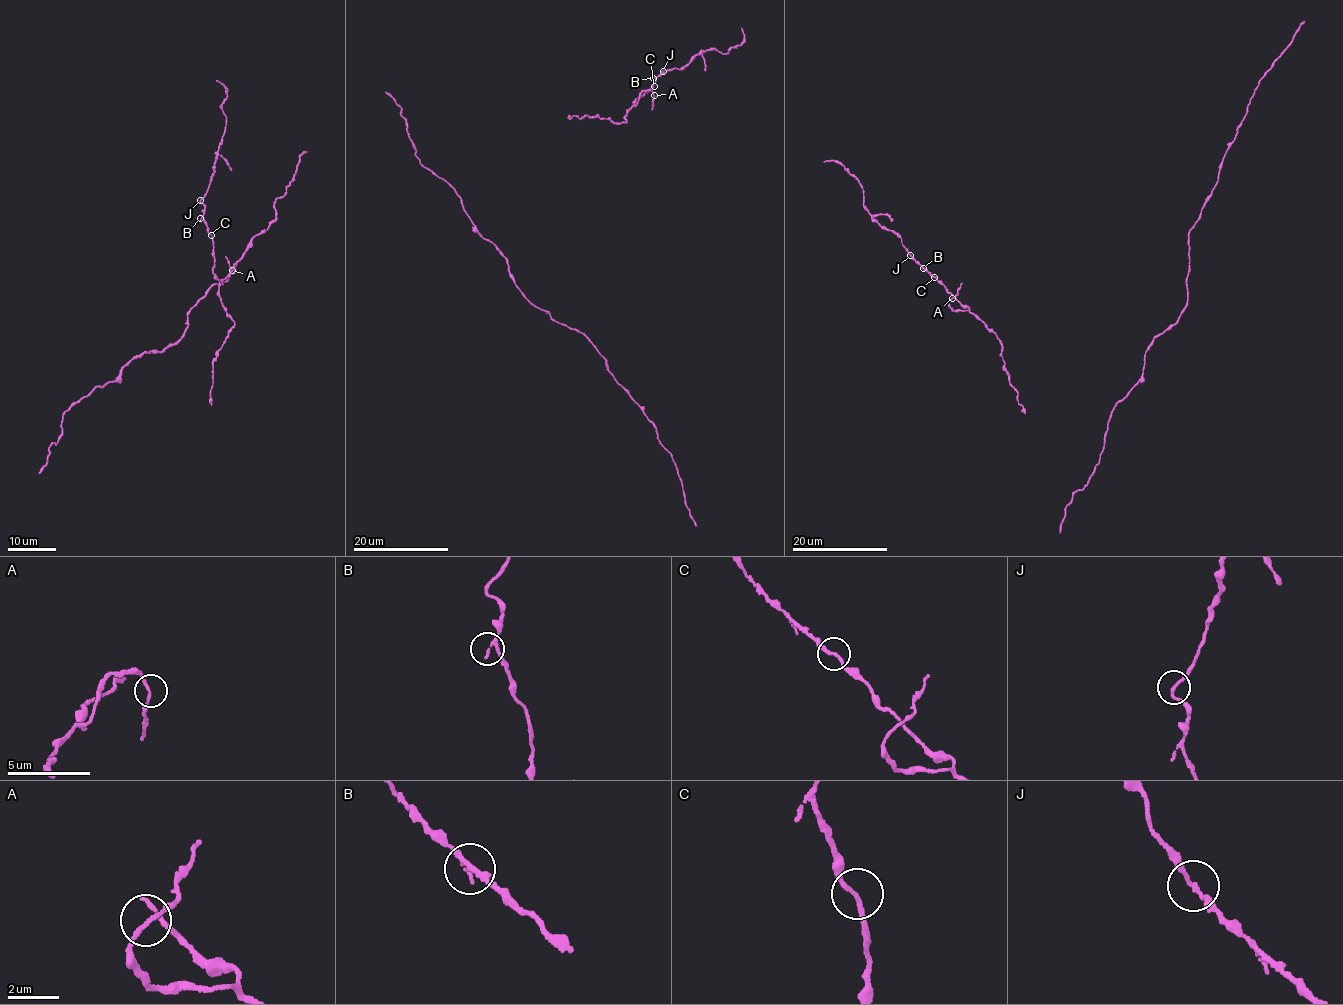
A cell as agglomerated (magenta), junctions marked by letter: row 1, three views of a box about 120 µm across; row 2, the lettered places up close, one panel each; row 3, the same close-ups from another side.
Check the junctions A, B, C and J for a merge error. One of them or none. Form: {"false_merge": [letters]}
{"false_merge": []}

